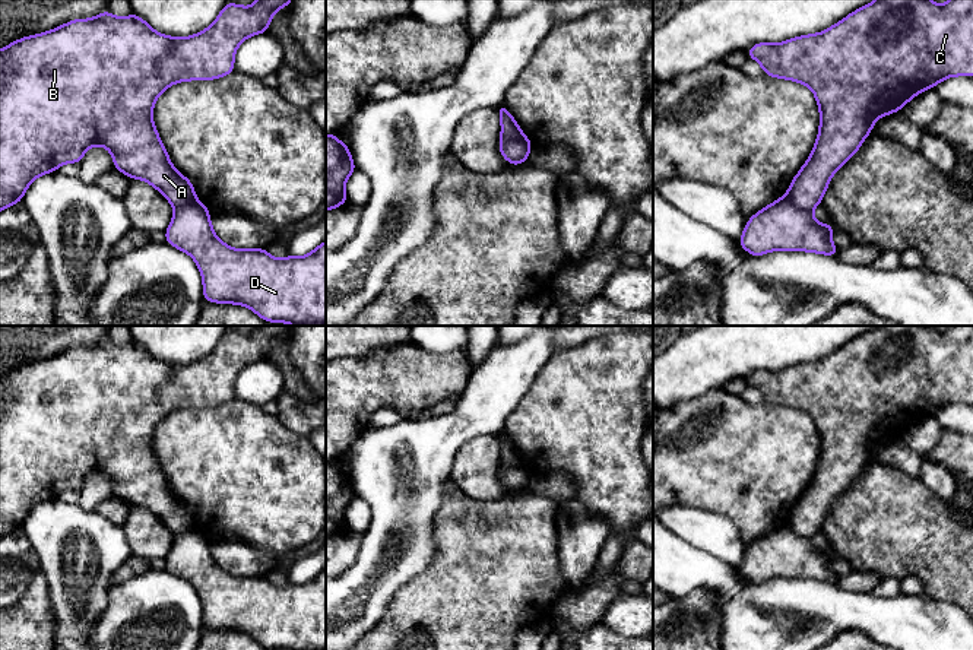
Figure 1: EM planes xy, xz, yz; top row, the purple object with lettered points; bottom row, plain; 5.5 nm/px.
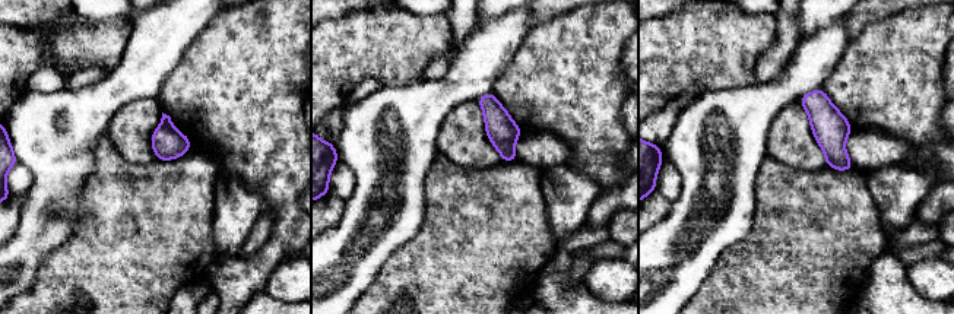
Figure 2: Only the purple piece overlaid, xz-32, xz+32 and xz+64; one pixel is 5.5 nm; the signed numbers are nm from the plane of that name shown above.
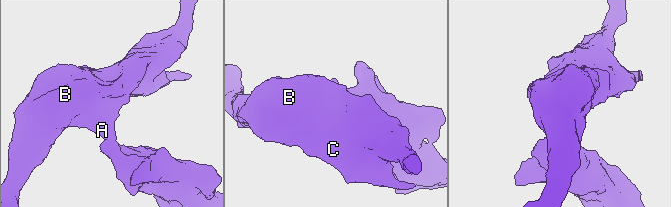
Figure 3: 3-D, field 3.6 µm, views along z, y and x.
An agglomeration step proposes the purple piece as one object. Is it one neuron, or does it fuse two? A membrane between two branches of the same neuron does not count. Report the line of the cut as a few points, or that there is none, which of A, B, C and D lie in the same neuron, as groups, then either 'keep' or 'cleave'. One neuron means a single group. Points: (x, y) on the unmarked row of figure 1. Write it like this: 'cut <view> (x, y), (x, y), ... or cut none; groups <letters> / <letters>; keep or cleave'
cut xz (501, 465), (531, 472); groups A B C / D; cleave

